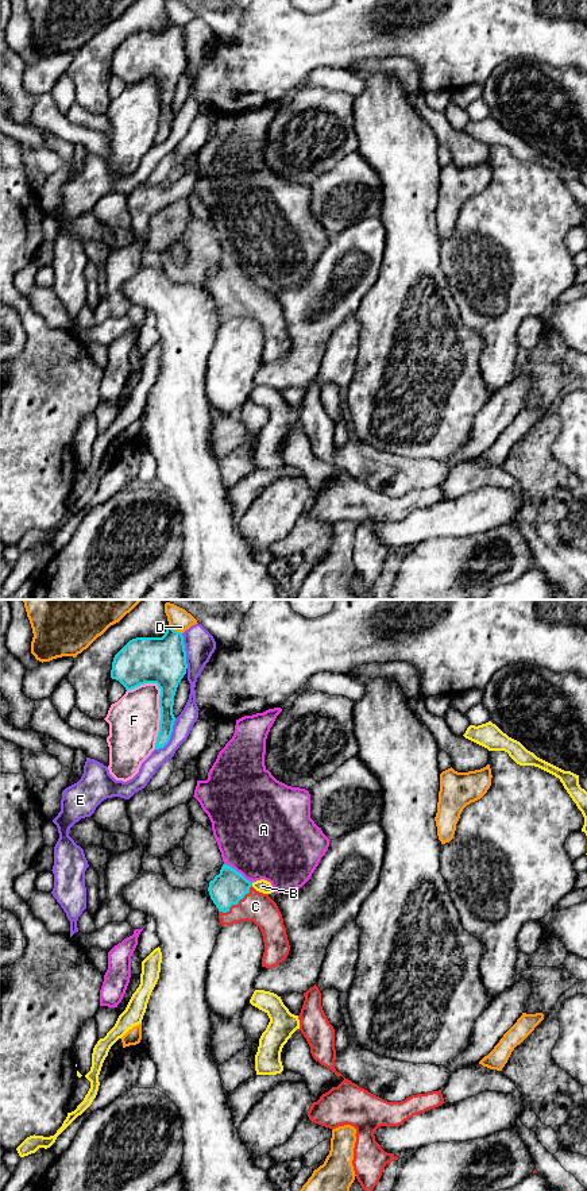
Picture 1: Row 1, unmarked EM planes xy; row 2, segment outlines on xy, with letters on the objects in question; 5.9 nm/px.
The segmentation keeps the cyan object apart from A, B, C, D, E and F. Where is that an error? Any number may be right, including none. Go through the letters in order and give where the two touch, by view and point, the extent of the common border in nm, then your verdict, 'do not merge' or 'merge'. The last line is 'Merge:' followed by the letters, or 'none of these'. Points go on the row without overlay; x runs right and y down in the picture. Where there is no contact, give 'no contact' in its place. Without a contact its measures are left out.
A: contact xy (239, 268); length 200 nm; do not merge
B: contact xy (253, 277); length 30 nm; do not merge
C: contact xy (236, 299); length 260 nm; merge
D: contact xy (176, 26); length 100 nm; do not merge
E: contact xy (170, 130); length 220 nm; do not merge
F: contact xy (161, 106); length 400 nm; do not merge
Merge: C

